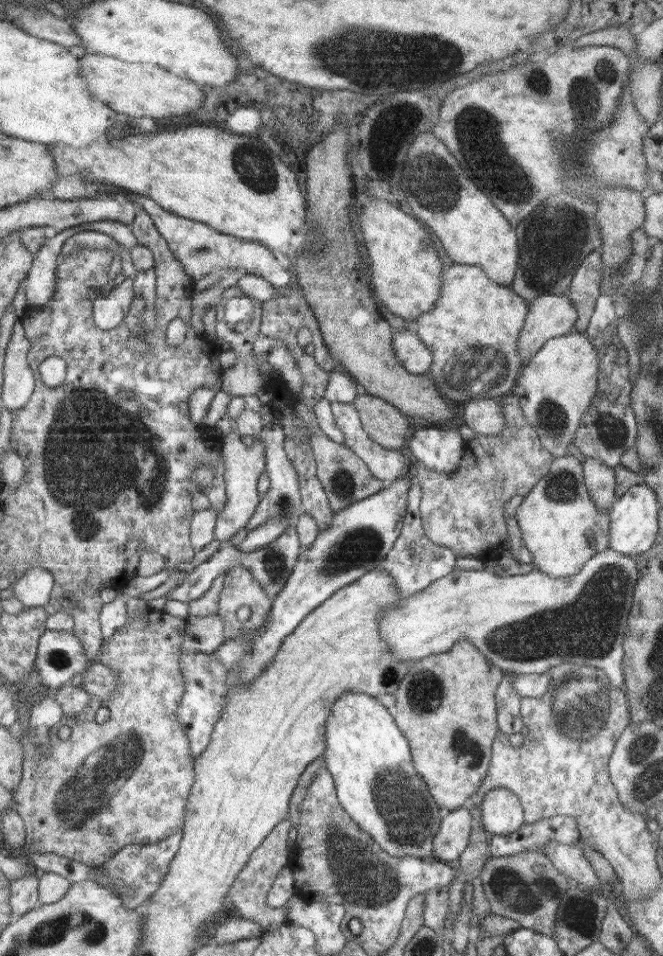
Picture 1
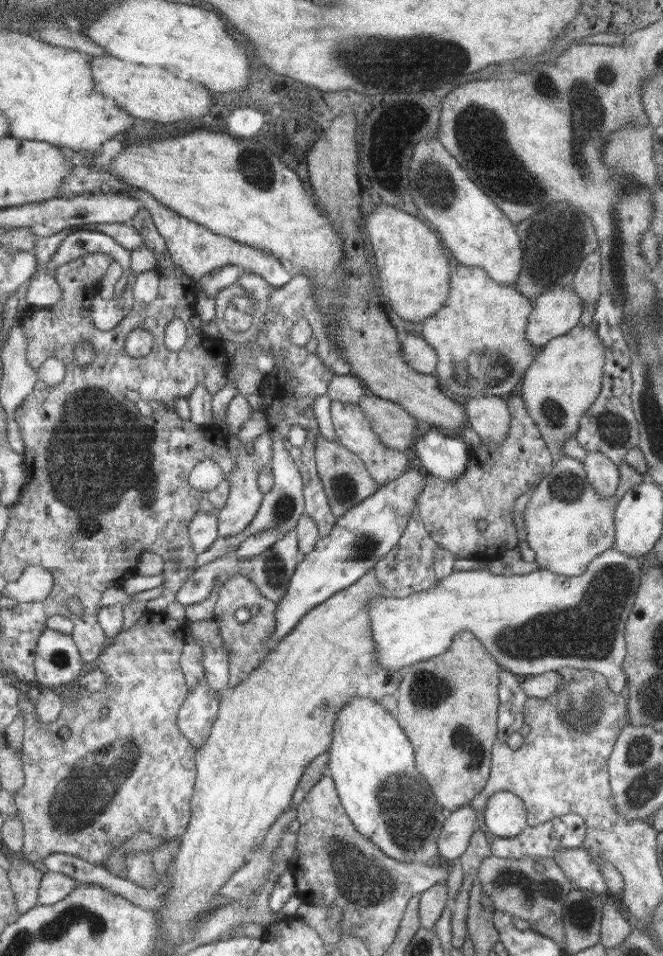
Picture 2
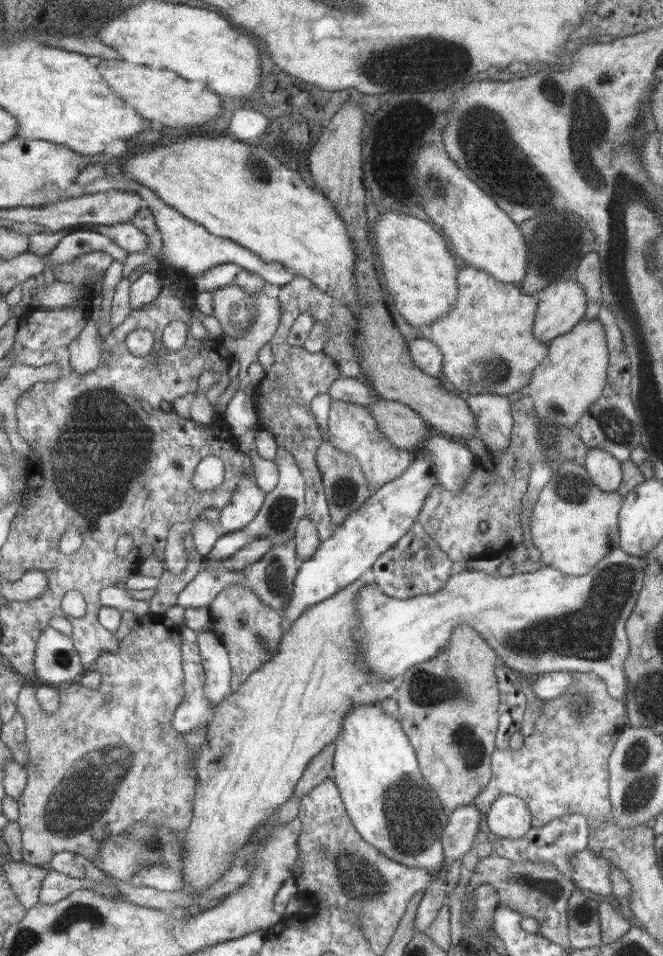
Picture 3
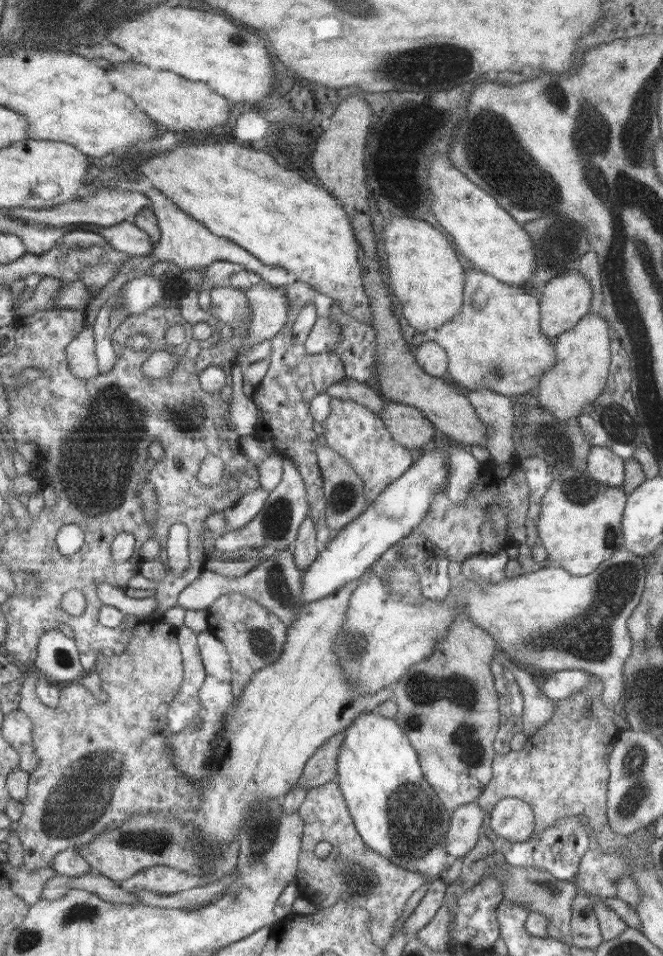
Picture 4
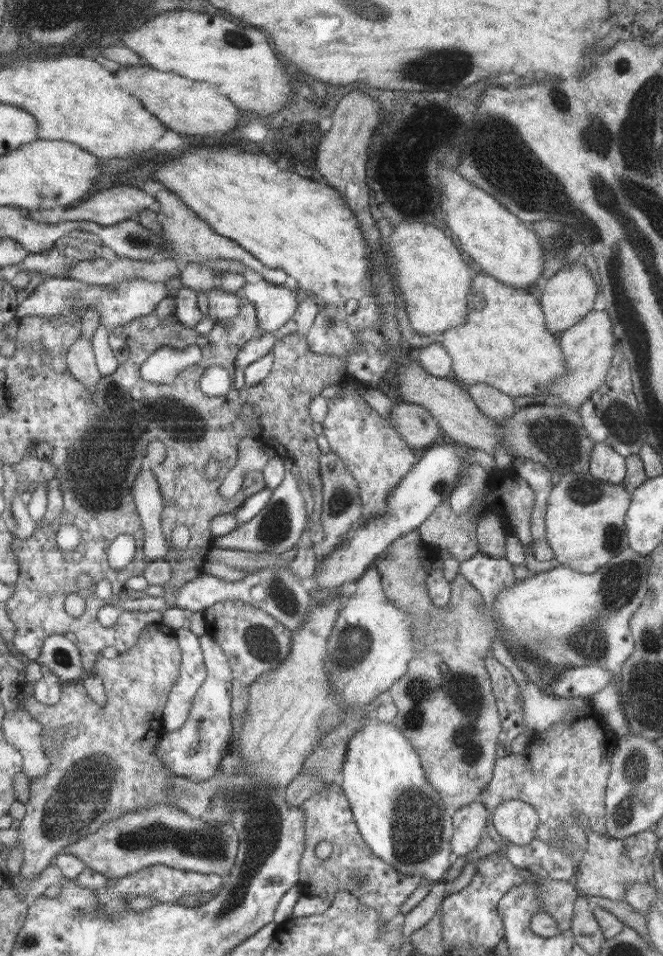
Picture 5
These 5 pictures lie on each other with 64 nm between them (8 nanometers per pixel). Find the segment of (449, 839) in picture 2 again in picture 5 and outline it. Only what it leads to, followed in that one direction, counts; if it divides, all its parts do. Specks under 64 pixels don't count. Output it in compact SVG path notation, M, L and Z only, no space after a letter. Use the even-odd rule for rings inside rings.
M479 800L453 812L451 850L455 852L455 856L465 856L467 852L475 850L481 840L481 834L485 832L489 814L491 810L485 808L485 804L481 804Z

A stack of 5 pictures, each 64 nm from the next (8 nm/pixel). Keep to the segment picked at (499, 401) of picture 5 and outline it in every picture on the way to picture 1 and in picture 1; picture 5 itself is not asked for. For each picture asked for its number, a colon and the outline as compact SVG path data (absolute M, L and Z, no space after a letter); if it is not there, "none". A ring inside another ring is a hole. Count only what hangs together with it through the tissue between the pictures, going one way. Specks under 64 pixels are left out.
1: M497 398L465 402L461 406L461 420L475 434L499 436L499 432L503 432L505 428L505 418L507 418L501 404L503 402L499 402Z
2: M483 396L469 398L465 402L469 428L489 444L501 444L509 434L509 404L505 396Z
3: M467 394L469 408L475 412L477 436L485 448L493 454L503 454L507 444L511 444L513 432L513 414L511 402L505 396L497 394Z
4: M489 388L467 390L467 398L487 428L487 452L497 462L497 466L505 466L515 454L515 412L509 402L511 398L499 392L489 392Z

